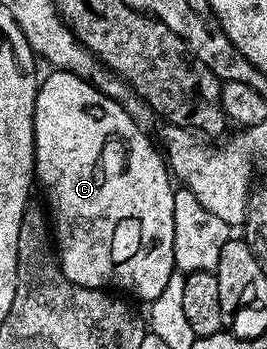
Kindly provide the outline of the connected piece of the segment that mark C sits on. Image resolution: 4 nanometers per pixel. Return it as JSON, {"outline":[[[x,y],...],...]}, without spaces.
{"outline":[[[54,70],[50,75],[41,79],[36,96],[34,109],[34,172],[37,185],[42,185],[46,193],[45,205],[48,207],[49,217],[52,219],[52,234],[56,239],[56,257],[62,267],[62,274],[72,284],[101,290],[109,288],[114,292],[127,290],[138,298],[143,298],[146,304],[154,301],[164,292],[168,280],[176,273],[174,264],[174,192],[175,187],[170,186],[172,175],[160,153],[159,147],[150,143],[145,129],[135,124],[132,116],[116,100],[112,100],[92,82],[87,82],[79,74],[67,70]]]}

